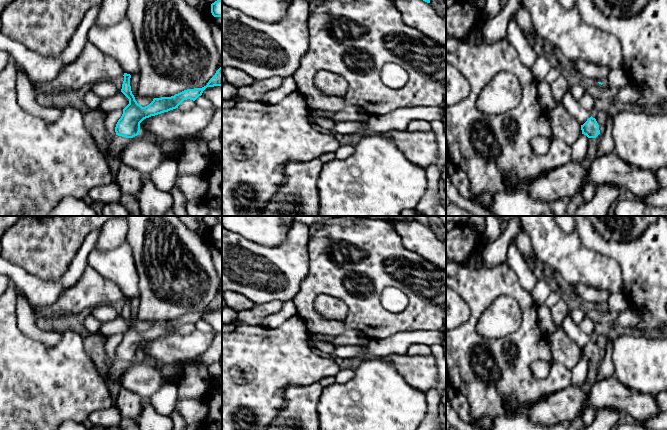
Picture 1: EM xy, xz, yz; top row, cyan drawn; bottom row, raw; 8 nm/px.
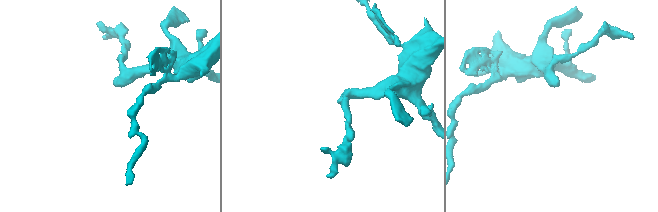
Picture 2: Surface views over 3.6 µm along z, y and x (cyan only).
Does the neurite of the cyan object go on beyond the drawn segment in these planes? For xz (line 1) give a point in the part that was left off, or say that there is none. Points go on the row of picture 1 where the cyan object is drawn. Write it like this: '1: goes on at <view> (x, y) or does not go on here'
1: does not go on here

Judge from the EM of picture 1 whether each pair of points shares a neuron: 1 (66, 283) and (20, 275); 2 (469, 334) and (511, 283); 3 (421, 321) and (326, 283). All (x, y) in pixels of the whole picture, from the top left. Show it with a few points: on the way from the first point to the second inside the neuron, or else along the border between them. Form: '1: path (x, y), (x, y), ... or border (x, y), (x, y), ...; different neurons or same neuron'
1: path (55, 287), (33, 287), (31, 285); same neuron
2: path (473, 319), (477, 306), (496, 287); same neuron
3: path (397, 322), (377, 322), (350, 297); same neuron

